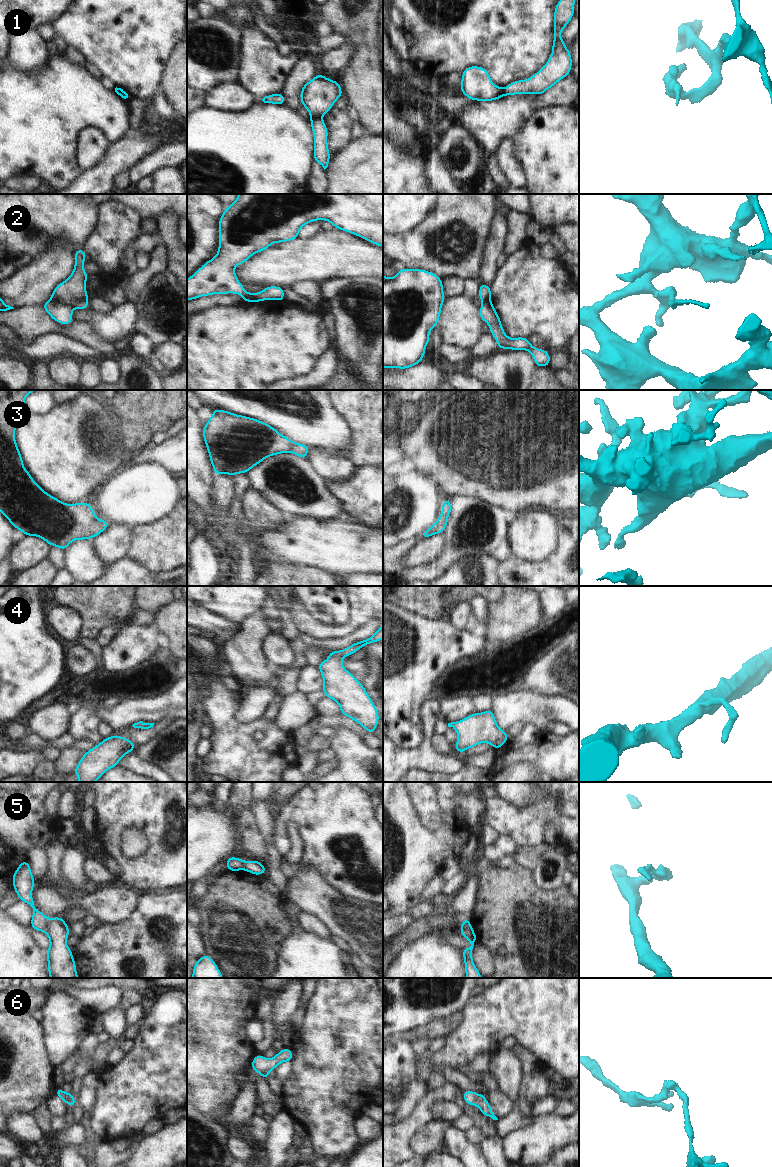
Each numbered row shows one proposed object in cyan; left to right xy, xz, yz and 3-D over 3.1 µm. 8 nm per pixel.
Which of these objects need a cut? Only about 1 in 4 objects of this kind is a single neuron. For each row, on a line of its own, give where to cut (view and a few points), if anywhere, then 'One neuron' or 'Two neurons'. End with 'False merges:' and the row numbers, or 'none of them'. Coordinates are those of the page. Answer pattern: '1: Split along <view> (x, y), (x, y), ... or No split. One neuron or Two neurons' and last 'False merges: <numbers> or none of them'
1: Split along xz (311, 117), (320, 118). Two neurons
2: Split along xy (51, 298), (67, 303), (72, 307). Two neurons
3: No split. One neuron
4: No split. One neuron
5: Split along xy (49, 919), (44, 932). Two neurons
6: Split along xy (75, 1100), (70, 1097), (65, 1102). Two neurons
False merges: 1, 2, 5, 6.

